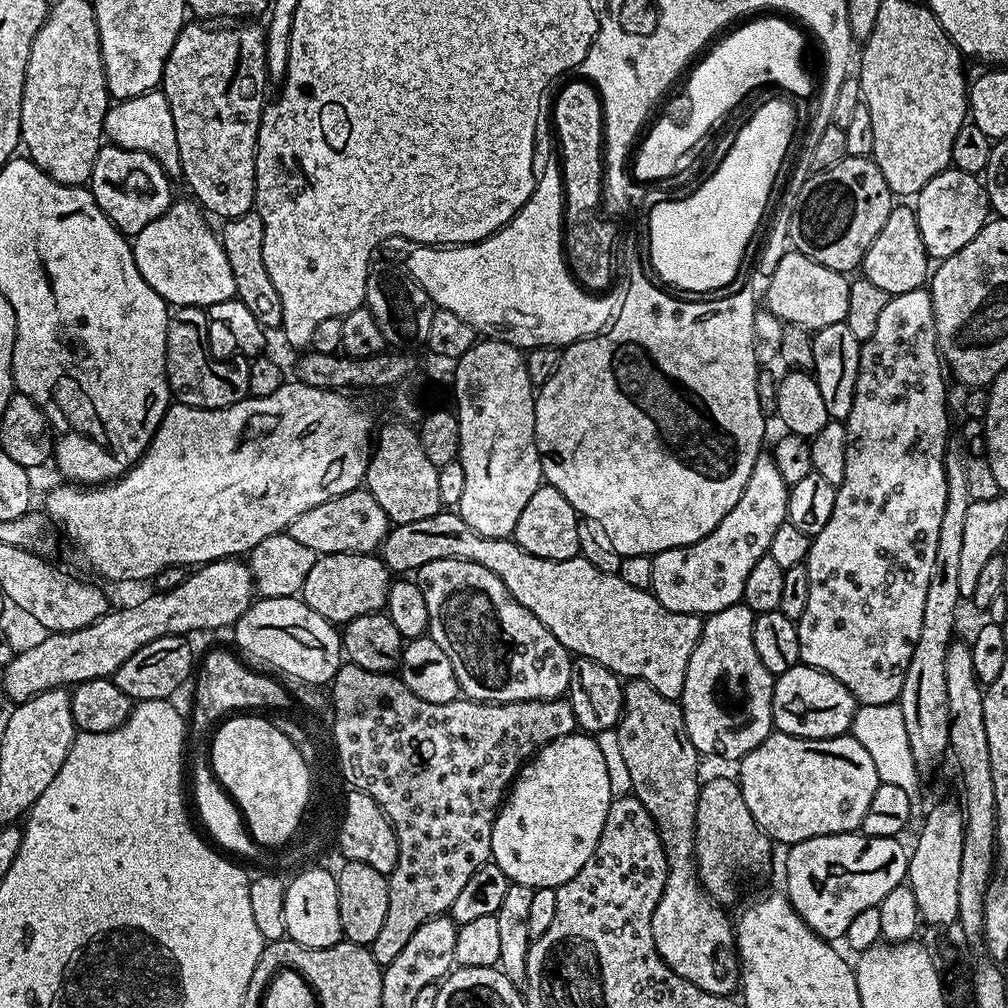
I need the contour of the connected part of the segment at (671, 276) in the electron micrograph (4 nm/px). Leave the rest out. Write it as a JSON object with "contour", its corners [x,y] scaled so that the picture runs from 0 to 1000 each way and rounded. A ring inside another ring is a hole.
{"contour":[[[777,93],[766,94],[732,137],[722,159],[714,163],[714,167],[706,167],[710,175],[706,175],[687,198],[651,206],[644,240],[651,259],[645,266],[661,281],[679,290],[706,290],[720,285],[733,272],[738,249],[762,206],[762,193],[766,190],[762,179],[769,177],[770,163],[777,161],[778,147],[786,143],[786,126],[790,123],[790,107],[786,103],[789,102]],[[757,159],[759,176],[754,175],[750,164]]]}

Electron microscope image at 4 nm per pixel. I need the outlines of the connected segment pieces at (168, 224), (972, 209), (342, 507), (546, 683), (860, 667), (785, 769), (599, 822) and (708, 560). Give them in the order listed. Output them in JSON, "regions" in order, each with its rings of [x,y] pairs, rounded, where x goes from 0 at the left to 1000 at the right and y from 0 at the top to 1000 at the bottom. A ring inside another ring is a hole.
{"regions":[[[[186,197],[172,199],[157,217],[143,224],[132,235],[131,251],[141,276],[165,302],[175,306],[207,306],[231,297],[235,284],[215,229],[206,222],[205,213],[198,203]]],[[[943,165],[927,173],[927,177],[915,185],[913,191],[907,195],[907,205],[915,240],[922,255],[929,260],[950,252],[950,248],[969,234],[982,217],[980,194],[976,191],[973,176]]],[[[354,486],[319,498],[319,502],[304,506],[304,510],[296,510],[296,514],[292,514],[290,521],[284,525],[284,531],[292,534],[292,538],[300,538],[300,542],[308,542],[308,546],[316,551],[326,552],[336,548],[372,549],[380,541],[386,527],[387,517],[383,506],[375,502],[371,490]]],[[[435,554],[413,564],[411,574],[423,593],[423,605],[427,605],[424,630],[446,653],[463,693],[486,698],[555,694],[566,684],[568,652],[509,593],[494,569],[474,558]]],[[[920,285],[908,286],[907,288],[899,288],[899,292],[891,292],[890,294],[882,294],[875,313],[871,315],[871,324],[867,327],[867,331],[861,337],[856,338],[853,342],[853,370],[851,371],[851,379],[849,380],[849,390],[847,391],[847,403],[843,403],[843,411],[839,418],[841,426],[841,445],[839,446],[839,474],[835,474],[835,478],[830,483],[829,493],[827,494],[827,506],[823,510],[823,518],[819,518],[819,522],[815,522],[815,526],[811,532],[805,533],[802,553],[800,559],[802,561],[802,568],[804,569],[804,594],[800,597],[800,605],[796,605],[796,613],[790,616],[790,624],[792,625],[792,641],[794,642],[794,658],[802,659],[805,663],[815,665],[819,669],[823,669],[827,673],[831,673],[831,677],[835,677],[835,681],[839,681],[839,685],[843,685],[843,688],[847,688],[847,692],[853,698],[888,698],[895,688],[895,677],[899,677],[899,661],[903,661],[903,653],[907,649],[907,637],[911,637],[911,629],[915,625],[915,604],[919,602],[919,585],[923,582],[923,565],[927,559],[927,549],[931,546],[931,525],[935,518],[935,510],[938,506],[938,470],[937,469],[937,450],[940,446],[940,438],[942,430],[940,430],[940,389],[937,386],[937,373],[938,374],[938,365],[935,360],[933,352],[933,344],[929,338],[929,319],[927,313],[927,300],[925,299],[925,291]]],[[[767,725],[733,755],[732,777],[740,804],[771,838],[785,839],[800,831],[848,825],[859,812],[873,780],[861,745],[843,728],[801,734]]],[[[572,724],[564,730],[547,734],[517,761],[502,793],[497,797],[496,805],[492,807],[486,827],[487,856],[492,857],[507,876],[526,879],[529,883],[555,881],[565,875],[565,871],[581,859],[581,851],[589,847],[589,839],[593,839],[593,831],[608,793],[605,772],[601,769],[601,755],[597,752],[597,744],[593,744],[590,729]]],[[[755,450],[748,458],[748,466],[744,466],[736,494],[732,494],[728,506],[712,518],[706,529],[692,538],[657,546],[647,553],[647,590],[661,601],[661,605],[685,607],[695,613],[735,598],[745,563],[751,560],[752,554],[763,551],[768,530],[782,515],[783,487],[784,482],[772,466],[769,451]]]]}

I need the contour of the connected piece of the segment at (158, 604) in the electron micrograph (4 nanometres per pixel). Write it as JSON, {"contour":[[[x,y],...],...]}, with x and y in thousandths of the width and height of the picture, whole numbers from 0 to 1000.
{"contour":[[[234,554],[229,557],[230,575],[222,571],[223,557],[211,556],[208,560],[197,561],[191,569],[184,570],[181,581],[168,587],[152,586],[151,591],[136,597],[132,603],[112,602],[97,617],[85,621],[81,625],[72,627],[53,627],[45,630],[45,635],[29,641],[25,647],[17,646],[12,656],[3,660],[4,687],[12,696],[29,694],[51,683],[67,683],[81,677],[90,675],[105,675],[114,672],[117,661],[129,653],[129,649],[137,649],[145,637],[153,637],[153,633],[162,631],[186,632],[187,627],[210,627],[213,623],[229,624],[244,609],[244,605],[252,597],[252,580],[250,577],[250,564],[241,555]]]}

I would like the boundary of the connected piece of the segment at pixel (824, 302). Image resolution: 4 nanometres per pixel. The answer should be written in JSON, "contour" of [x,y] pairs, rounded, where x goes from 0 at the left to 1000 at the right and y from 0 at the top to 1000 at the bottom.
{"contour":[[[783,248],[761,277],[762,287],[758,290],[761,309],[779,321],[792,321],[808,331],[819,323],[837,320],[839,304],[843,301],[843,278],[838,271],[823,268],[823,264],[815,264],[800,252]]]}

